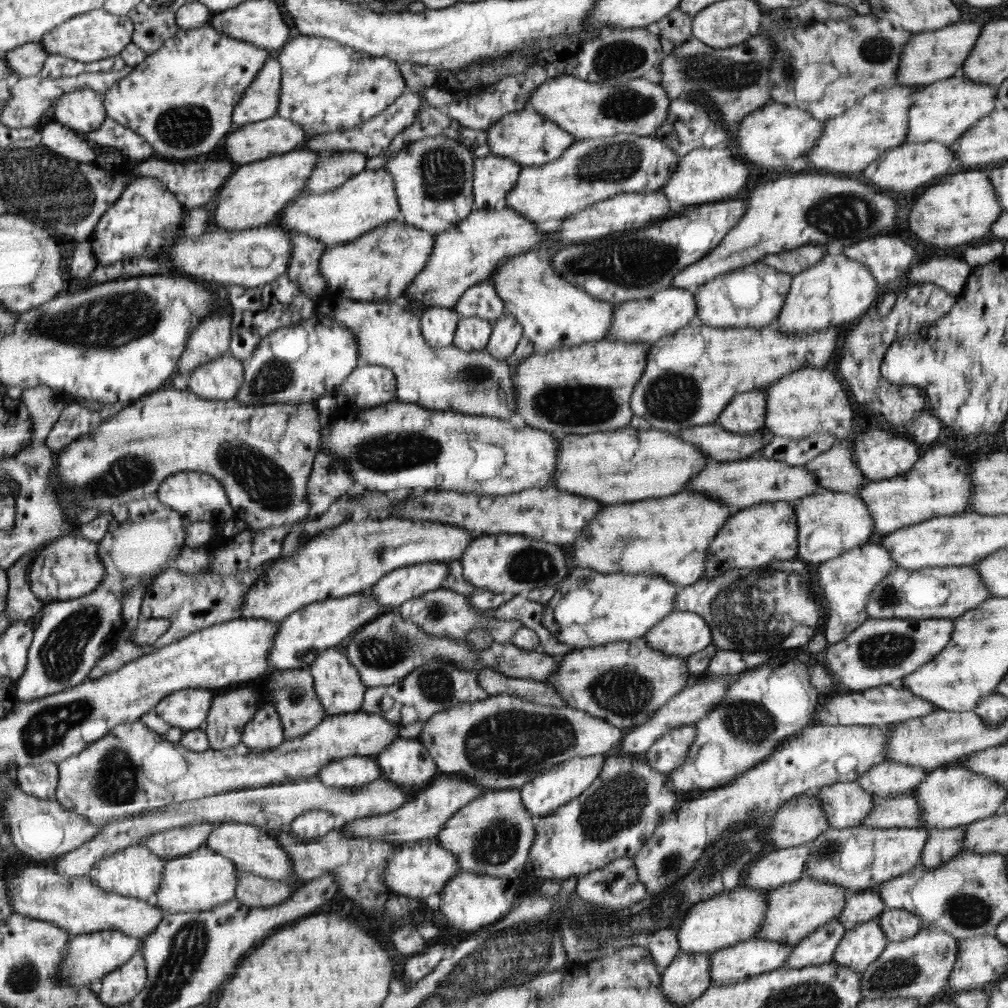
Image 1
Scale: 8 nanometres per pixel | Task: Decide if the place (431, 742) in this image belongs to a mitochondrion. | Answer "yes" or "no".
no

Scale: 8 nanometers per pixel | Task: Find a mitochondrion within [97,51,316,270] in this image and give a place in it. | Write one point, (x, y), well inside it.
(184, 125)

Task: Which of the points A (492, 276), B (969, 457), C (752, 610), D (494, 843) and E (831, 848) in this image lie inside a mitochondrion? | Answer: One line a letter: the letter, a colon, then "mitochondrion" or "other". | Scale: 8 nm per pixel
A: other
B: other
C: mitochondrion
D: mitochondrion
E: mitochondrion

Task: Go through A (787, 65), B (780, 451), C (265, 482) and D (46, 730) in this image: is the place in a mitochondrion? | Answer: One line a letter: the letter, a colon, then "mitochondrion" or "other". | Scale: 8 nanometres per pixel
A: mitochondrion
B: other
C: mitochondrion
D: mitochondrion

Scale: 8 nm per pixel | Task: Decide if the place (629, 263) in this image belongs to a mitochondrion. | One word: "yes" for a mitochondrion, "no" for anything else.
yes

